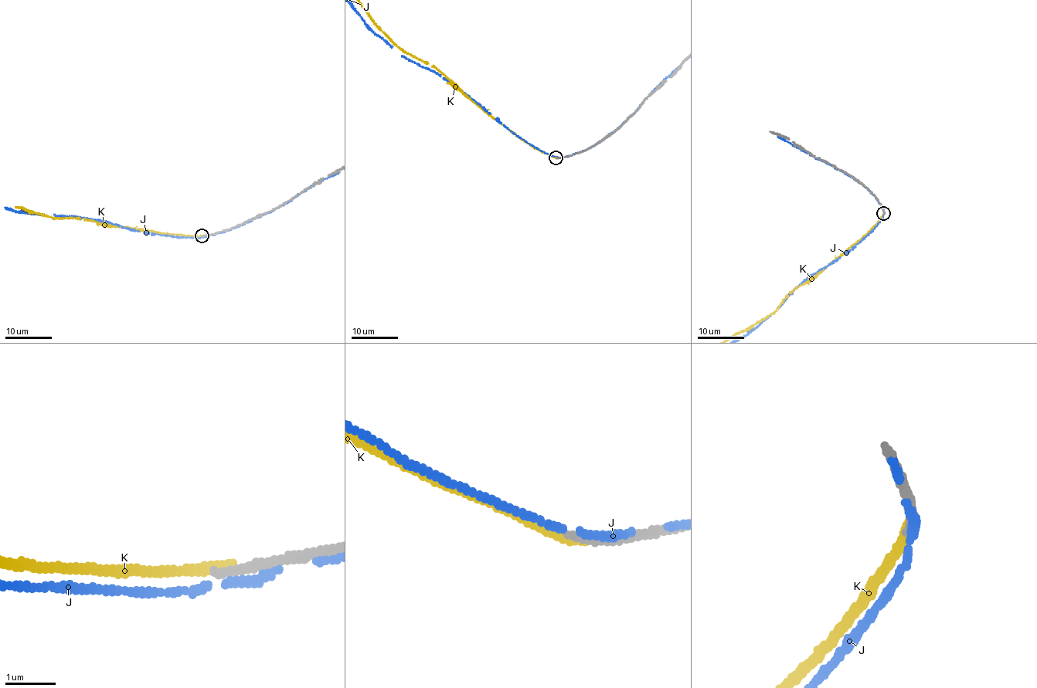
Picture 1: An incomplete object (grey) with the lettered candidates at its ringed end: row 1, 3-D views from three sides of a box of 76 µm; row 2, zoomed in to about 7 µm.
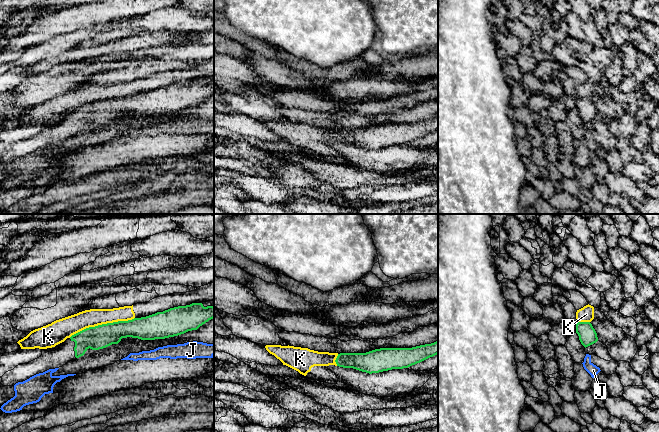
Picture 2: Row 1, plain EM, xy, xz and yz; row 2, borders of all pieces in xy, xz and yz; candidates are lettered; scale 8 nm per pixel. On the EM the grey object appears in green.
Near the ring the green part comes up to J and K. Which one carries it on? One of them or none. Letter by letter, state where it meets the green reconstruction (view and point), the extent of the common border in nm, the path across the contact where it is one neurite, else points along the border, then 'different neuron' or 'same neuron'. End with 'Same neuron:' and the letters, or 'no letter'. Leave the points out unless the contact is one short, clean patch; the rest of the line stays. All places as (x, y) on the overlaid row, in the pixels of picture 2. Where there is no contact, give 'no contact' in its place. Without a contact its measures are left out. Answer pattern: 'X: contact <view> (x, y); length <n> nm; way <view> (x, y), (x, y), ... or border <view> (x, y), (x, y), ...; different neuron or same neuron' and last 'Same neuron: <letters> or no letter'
J: no contact; different neuron
K: contact xy (102, 324); length 550 nm; different neuron
Same neuron: no letter

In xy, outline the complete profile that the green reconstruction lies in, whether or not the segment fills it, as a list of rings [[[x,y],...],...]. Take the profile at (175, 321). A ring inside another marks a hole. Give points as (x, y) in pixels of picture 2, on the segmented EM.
[[[192,303],[186,306],[170,308],[146,317],[89,327],[72,335],[70,338],[67,338],[64,342],[55,347],[43,349],[42,355],[39,358],[25,364],[20,364],[13,370],[6,372],[1,377],[1,384],[3,386],[14,386],[16,383],[23,382],[36,374],[43,373],[49,369],[62,367],[66,363],[83,356],[89,348],[92,350],[103,349],[112,344],[118,344],[122,338],[127,337],[138,338],[141,340],[174,337],[188,331],[197,330],[200,326],[213,318],[213,306],[204,307],[202,303]]]

